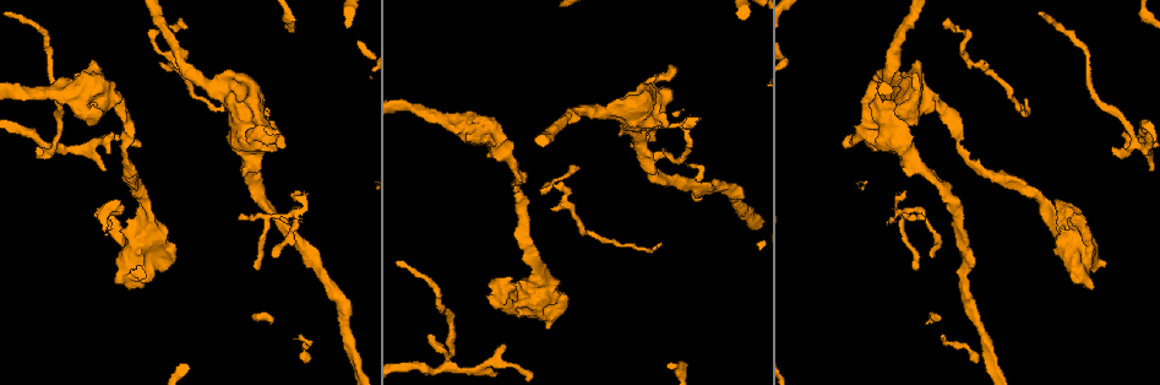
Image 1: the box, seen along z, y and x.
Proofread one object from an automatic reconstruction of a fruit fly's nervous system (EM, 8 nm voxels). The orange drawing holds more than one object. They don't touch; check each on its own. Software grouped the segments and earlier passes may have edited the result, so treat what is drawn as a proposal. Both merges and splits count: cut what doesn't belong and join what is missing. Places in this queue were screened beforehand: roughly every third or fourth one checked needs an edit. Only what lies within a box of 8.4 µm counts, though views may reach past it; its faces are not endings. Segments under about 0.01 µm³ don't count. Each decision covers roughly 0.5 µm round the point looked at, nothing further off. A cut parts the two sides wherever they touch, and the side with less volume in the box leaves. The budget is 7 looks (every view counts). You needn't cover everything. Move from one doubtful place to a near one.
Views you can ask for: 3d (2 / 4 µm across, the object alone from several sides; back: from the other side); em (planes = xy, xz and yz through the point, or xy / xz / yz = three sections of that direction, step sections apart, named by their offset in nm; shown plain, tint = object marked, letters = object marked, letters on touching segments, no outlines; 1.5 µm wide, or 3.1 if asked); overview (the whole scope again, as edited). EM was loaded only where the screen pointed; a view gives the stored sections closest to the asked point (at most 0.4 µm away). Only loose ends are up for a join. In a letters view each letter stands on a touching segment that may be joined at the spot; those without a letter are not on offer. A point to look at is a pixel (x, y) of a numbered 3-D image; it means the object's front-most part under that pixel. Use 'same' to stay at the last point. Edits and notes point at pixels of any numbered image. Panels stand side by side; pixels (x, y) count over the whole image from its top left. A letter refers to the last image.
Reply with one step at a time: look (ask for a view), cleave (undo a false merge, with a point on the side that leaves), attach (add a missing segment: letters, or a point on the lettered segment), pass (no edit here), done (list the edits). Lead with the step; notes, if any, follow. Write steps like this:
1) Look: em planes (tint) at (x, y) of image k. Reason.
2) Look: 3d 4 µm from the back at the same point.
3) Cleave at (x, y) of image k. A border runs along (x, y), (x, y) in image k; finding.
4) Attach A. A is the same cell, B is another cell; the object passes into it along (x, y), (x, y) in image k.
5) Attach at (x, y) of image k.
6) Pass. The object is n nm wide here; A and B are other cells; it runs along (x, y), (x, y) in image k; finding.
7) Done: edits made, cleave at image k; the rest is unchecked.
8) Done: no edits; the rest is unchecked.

Look: em planes (letters) at (665, 152) of image 1. Thin end.

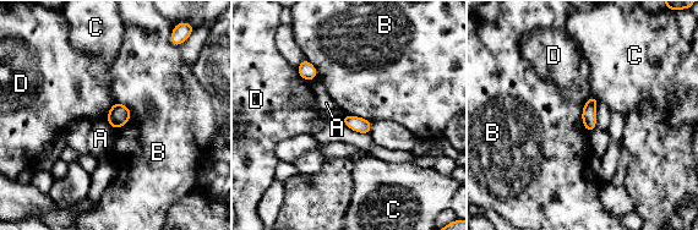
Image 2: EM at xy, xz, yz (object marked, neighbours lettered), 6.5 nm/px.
Pass. The object is 100 nm wide here; A, B, C and D are other cells; a border runs along (114, 100), (130, 110), (115, 130) in image 2; none of them fits.

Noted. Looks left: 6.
Look: 3d 2 µm from the back at (485, 144) of image 1. An open end.

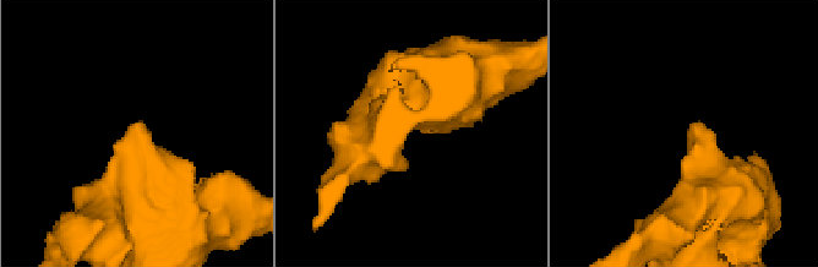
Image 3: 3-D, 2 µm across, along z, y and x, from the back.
Look: em planes (tint) at (142, 122) of image 3.

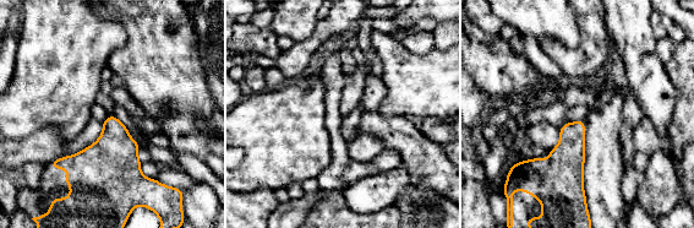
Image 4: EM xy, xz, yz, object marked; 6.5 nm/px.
Look: em planes (letters) at the same point.

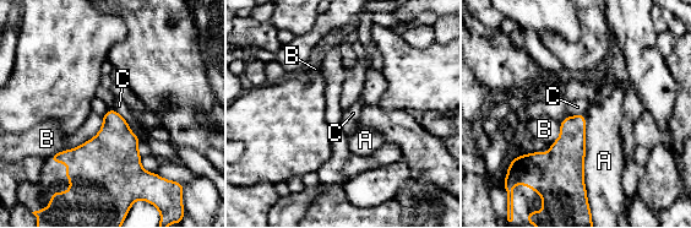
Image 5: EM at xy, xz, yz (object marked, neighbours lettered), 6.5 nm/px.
Pass. The object is 170 nm wide here; A, B and C are other cells; a border runs along (585, 112), (567, 117) in image 5; none of them fits.

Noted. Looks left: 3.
Look: 3d 2 µm from the back at (125, 154) of image 1. Sudden change in width.

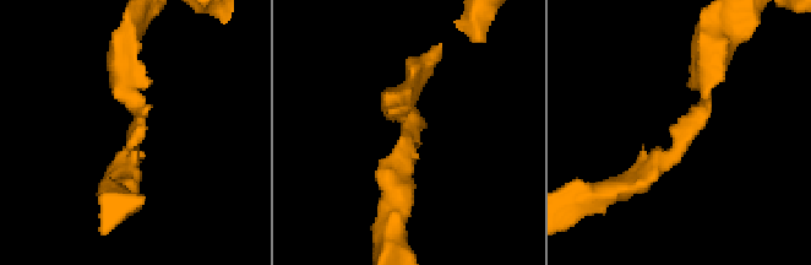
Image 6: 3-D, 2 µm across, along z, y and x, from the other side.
Look: em xy step 8 (tint) at (691, 125) of image 6. Need the tissue.

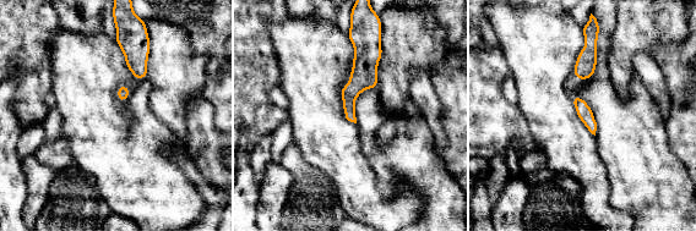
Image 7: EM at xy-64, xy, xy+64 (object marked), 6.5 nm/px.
Look: em xy step 8 (letters) at the same point. What lies round it.

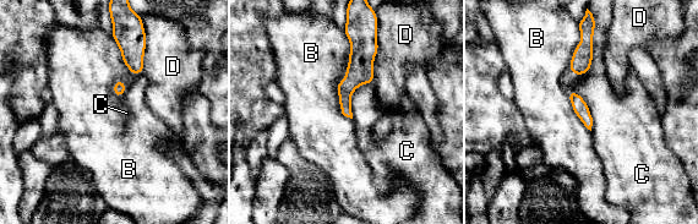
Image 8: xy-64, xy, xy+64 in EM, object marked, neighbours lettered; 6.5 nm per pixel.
Pass. The object is 80 nm wide here; B, C and D are other cells; a border runs along (110, 36), (127, 69), (142, 74) in image 8; all the same cell.

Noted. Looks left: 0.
Done: no edits; the rest is unchecked.

